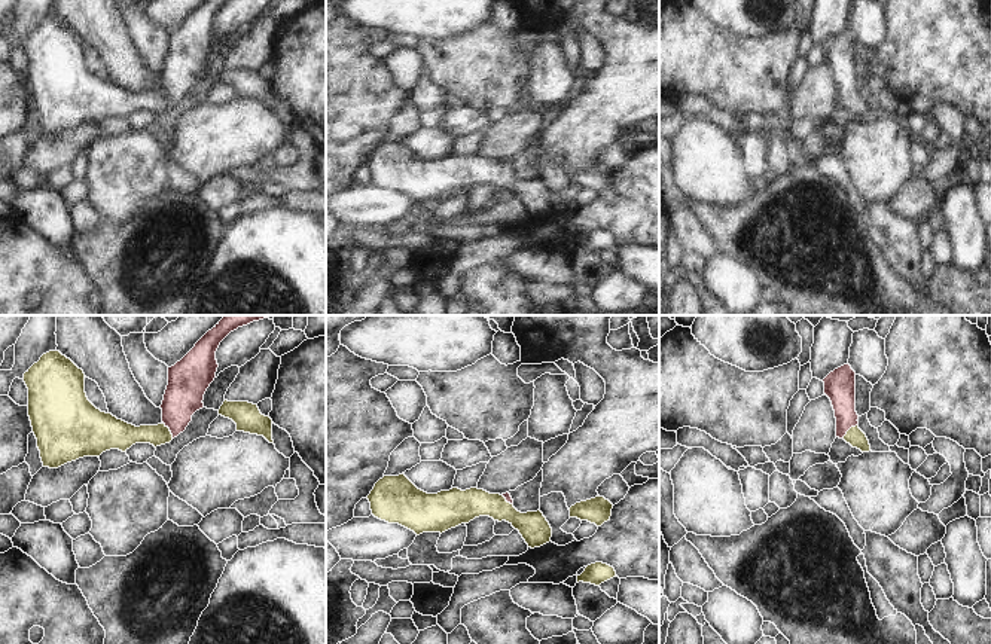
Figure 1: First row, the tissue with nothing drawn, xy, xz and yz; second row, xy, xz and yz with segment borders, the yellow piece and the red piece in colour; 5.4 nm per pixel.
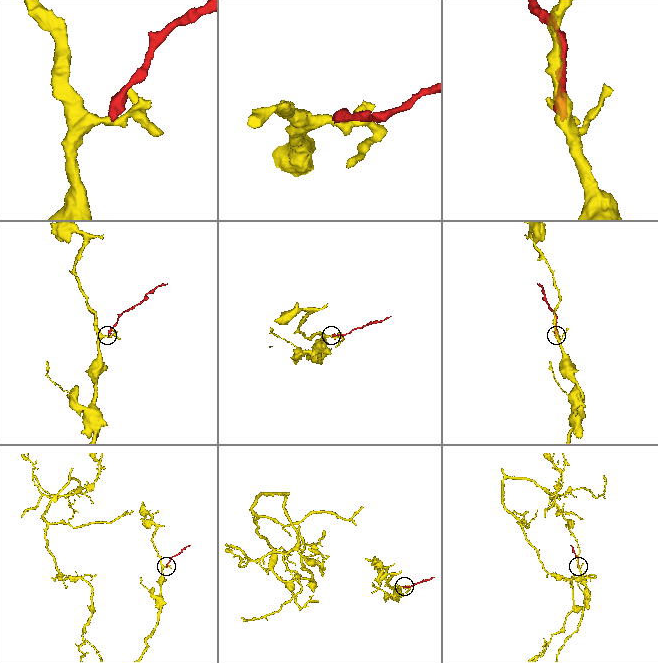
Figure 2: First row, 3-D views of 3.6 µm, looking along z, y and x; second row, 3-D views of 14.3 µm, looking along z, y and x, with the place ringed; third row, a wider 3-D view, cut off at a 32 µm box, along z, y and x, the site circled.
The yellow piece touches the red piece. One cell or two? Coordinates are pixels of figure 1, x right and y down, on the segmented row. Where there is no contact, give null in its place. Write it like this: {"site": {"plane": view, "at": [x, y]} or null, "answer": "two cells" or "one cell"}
{"site": {"plane": "yz", "at": [848, 430]}, "answer": "one cell"}

